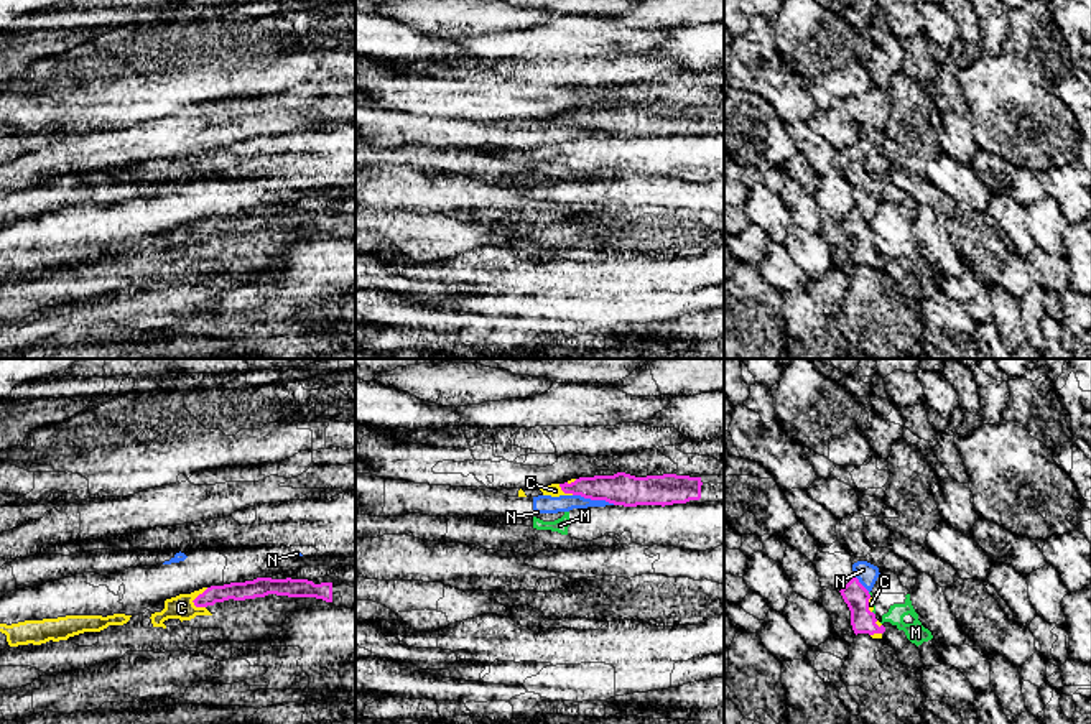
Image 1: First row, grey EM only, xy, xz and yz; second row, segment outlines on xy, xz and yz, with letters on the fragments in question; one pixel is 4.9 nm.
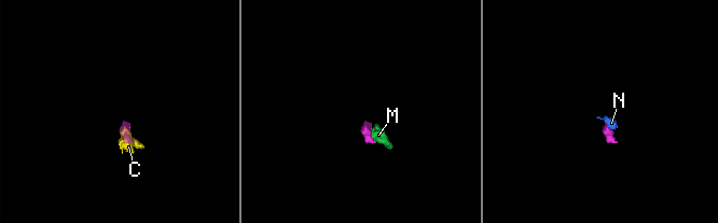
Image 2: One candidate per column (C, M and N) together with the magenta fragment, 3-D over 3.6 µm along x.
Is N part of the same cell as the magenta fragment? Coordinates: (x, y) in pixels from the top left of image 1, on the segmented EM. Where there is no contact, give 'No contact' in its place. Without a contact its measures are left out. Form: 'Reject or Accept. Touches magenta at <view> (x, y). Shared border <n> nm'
Reject. Touches magenta at xz (594, 499). Shared border 220 nm

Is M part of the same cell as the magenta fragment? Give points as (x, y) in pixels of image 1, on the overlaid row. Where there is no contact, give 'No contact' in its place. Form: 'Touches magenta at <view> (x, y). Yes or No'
No contact. No

